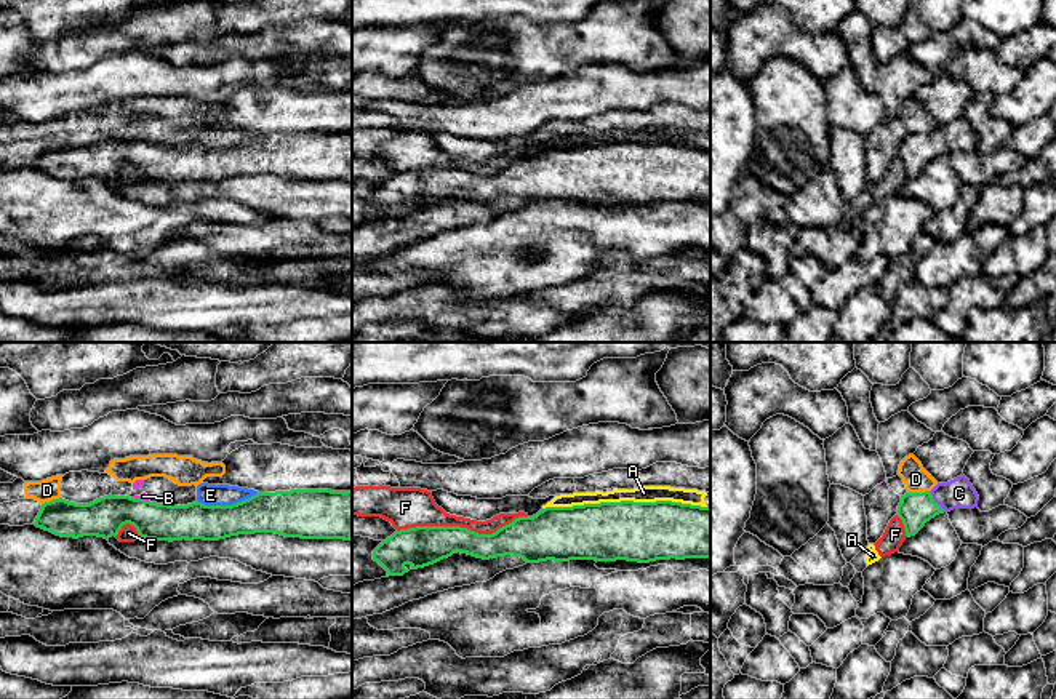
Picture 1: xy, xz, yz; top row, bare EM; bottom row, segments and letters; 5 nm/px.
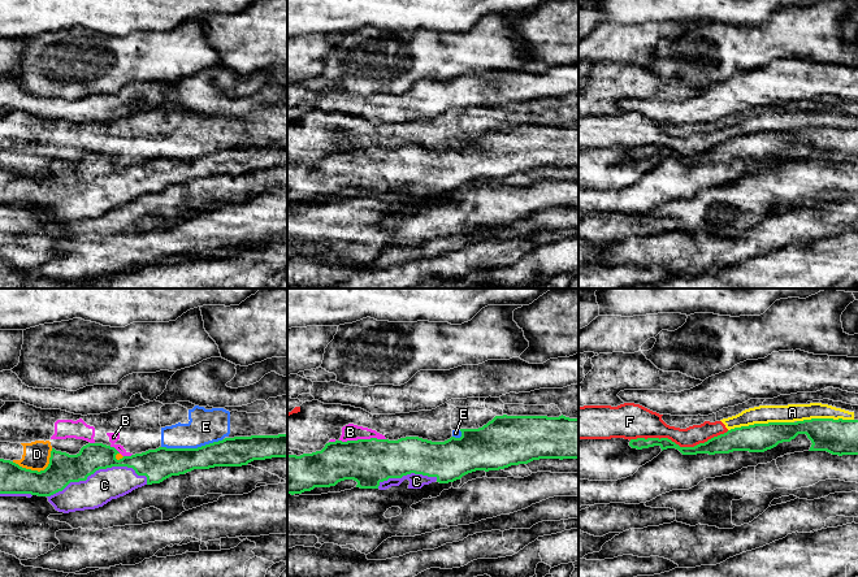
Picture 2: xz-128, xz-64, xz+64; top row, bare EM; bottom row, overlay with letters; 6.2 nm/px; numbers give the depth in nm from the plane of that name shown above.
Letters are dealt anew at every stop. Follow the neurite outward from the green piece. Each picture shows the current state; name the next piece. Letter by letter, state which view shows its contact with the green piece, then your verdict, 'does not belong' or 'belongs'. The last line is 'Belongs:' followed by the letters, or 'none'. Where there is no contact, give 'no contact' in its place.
A: meets green in xz; does not belong
B: meets green in xy; does not belong
C: meets green in yz; belongs
D: meets green in yz; does not belong
E: meets green in xy; does not belong
F: meets green in xz; does not belong
Belongs: C

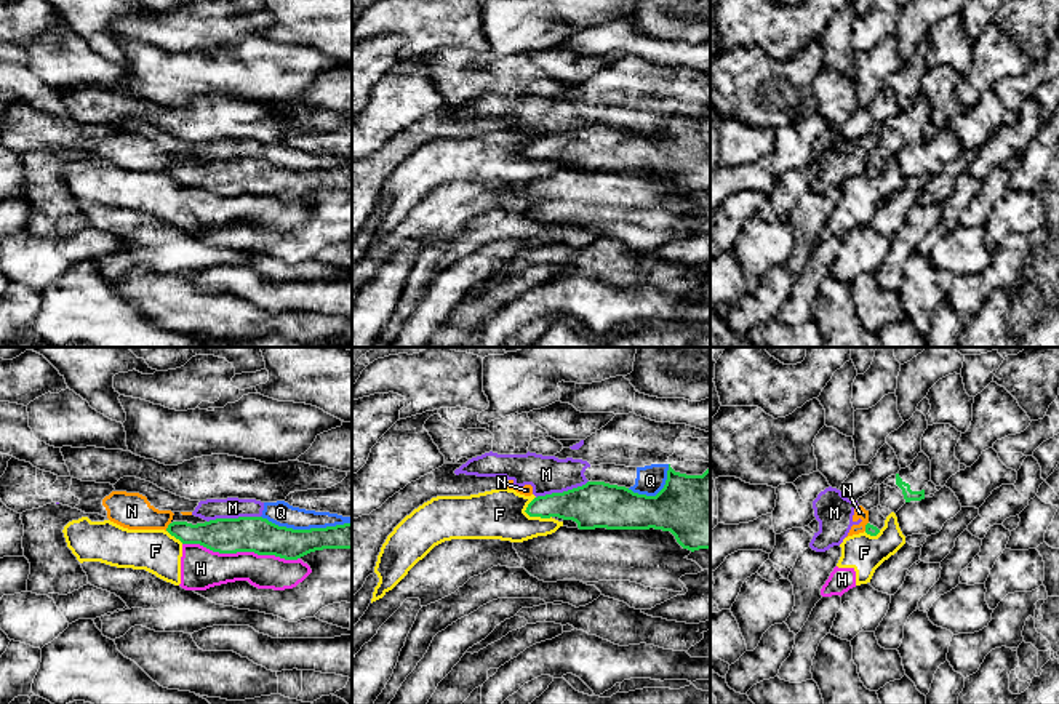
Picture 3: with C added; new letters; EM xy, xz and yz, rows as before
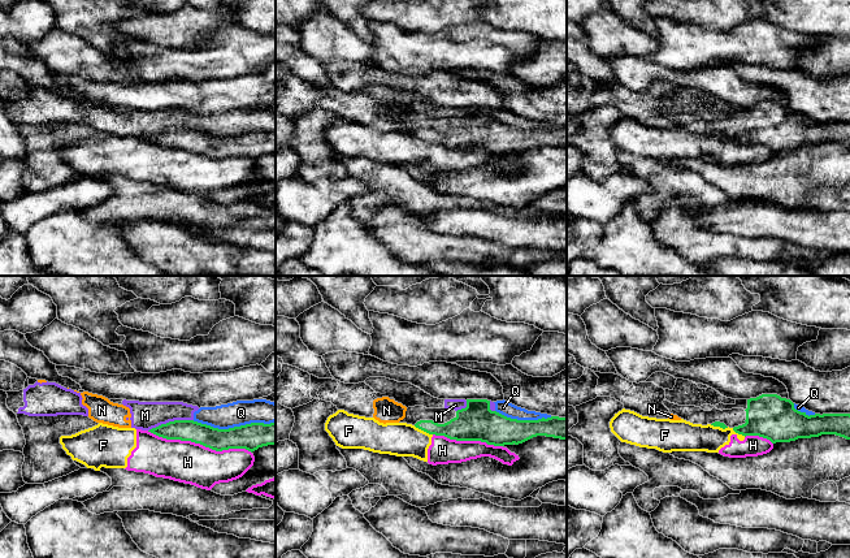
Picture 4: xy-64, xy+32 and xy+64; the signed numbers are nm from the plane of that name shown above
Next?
F: meets green in xz; does not belong
H: meets green in xy; does not belong
M: meets green in xy; does not belong
N: meets green in xy; does not belong
Q: meets green in xy; does not belong
Belongs: none

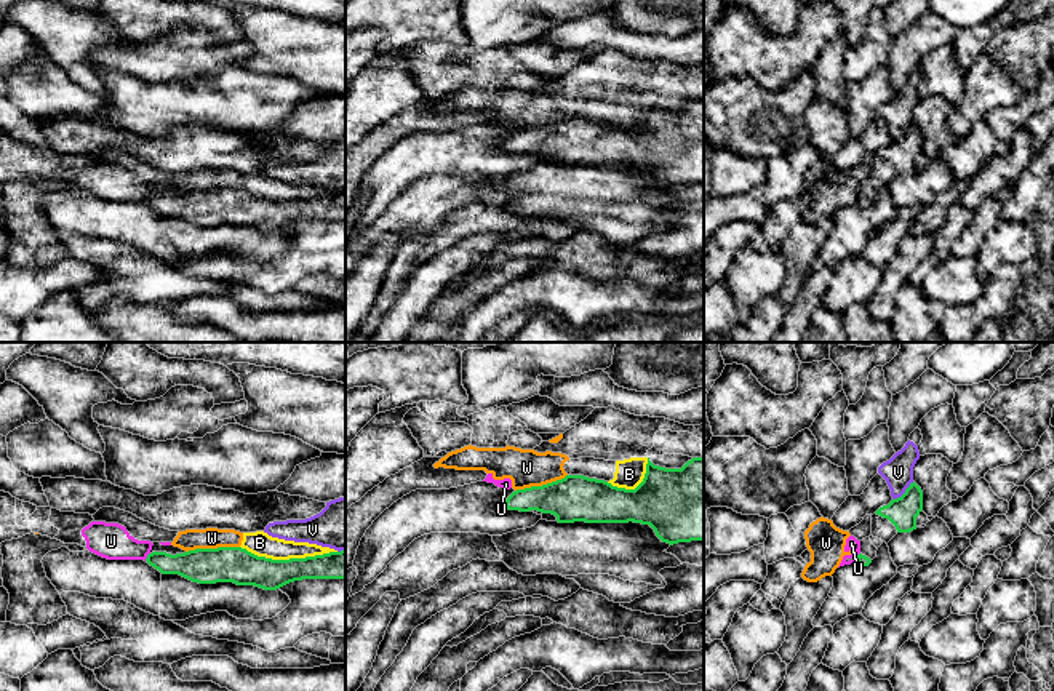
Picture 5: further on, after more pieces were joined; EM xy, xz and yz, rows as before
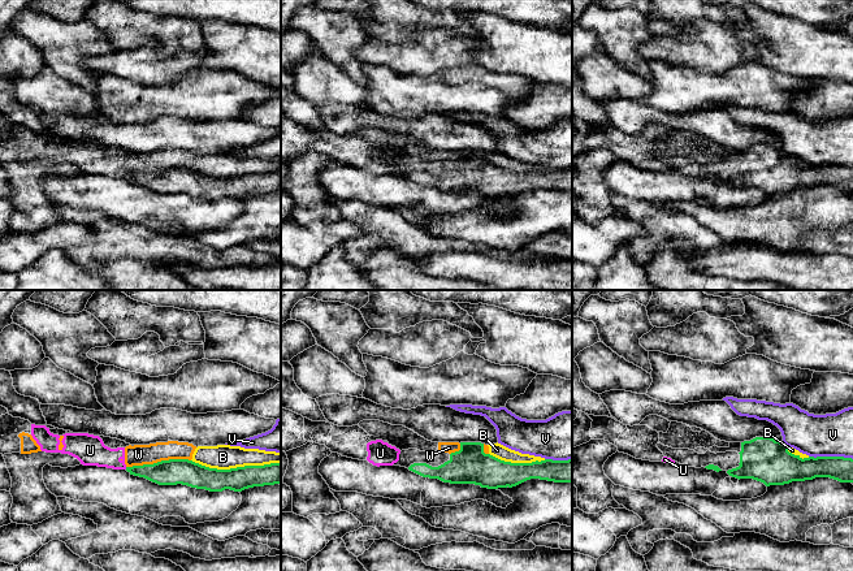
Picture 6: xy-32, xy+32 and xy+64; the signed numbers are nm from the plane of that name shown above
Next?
B: meets green in xy; does not belong
U: meets green in xy; does not belong
V: meets green in yz; does not belong
W: meets green in xy; does not belong
Belongs: none

